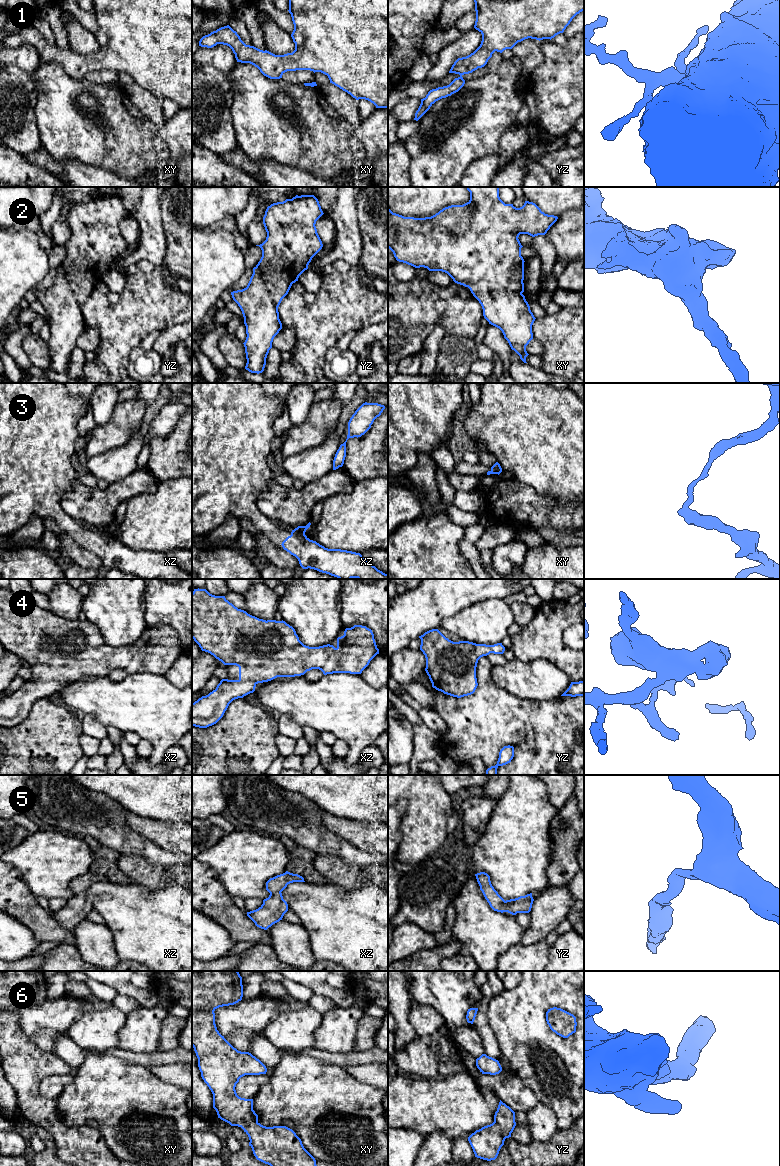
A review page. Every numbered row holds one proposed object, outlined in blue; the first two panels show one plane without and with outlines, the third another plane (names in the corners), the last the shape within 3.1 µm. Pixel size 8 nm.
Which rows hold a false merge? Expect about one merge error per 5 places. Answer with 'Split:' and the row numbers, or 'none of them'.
Split: 3

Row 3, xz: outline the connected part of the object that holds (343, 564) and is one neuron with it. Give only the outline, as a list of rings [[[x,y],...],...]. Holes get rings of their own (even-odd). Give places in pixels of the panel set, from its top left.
[[[294,530],[281,545],[298,559],[303,569],[314,569],[338,579],[388,579],[388,574],[378,570],[360,553],[325,548]]]

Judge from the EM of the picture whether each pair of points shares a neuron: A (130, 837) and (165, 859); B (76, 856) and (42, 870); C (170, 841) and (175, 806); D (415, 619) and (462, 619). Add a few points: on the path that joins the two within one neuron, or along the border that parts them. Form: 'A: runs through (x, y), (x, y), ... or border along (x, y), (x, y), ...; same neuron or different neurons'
A: runs through (139, 845), (156, 855); same neuron
B: runs through (68, 857), (53, 859), (50, 862); same neuron
C: border along (150, 818), (163, 821), (181, 821); different neurons
D: border along (466, 608), (447, 617), (440, 625); different neurons

